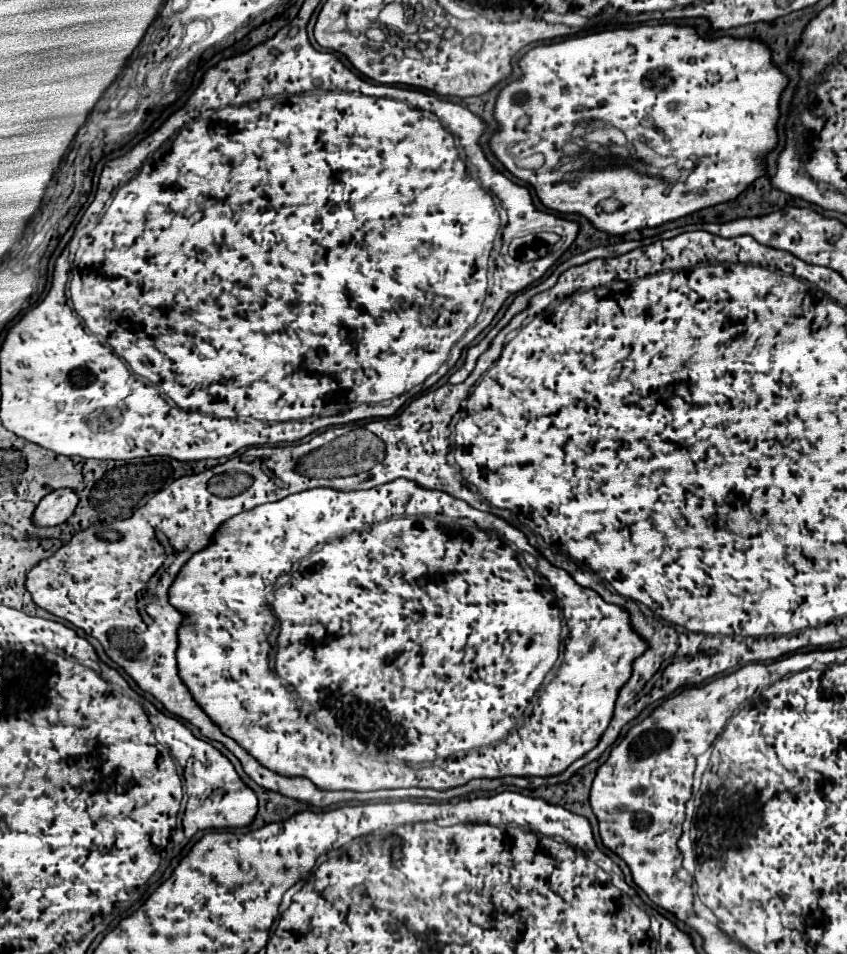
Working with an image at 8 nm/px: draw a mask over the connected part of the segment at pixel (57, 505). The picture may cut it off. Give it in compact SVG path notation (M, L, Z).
M58 489L46 495L32 513L32 521L38 527L56 527L72 517L78 505L78 497L70 489Z

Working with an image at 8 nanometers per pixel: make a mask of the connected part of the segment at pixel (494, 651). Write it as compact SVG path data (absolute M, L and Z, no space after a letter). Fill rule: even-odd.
M396 479L396 481L384 483L384 485L378 485L378 487L372 487L372 489L362 489L362 491L336 491L336 489L330 489L330 487L316 487L316 489L300 491L300 493L296 493L296 495L288 495L288 497L282 499L282 501L266 503L266 505L260 505L260 507L256 507L256 509L244 511L244 513L240 513L240 515L228 519L224 525L220 525L220 529L214 533L210 545L204 547L200 553L194 553L194 555L186 561L186 565L180 569L180 573L176 575L176 579L172 581L172 585L170 585L170 589L168 589L168 601L170 601L170 605L176 607L176 609L184 615L184 621L182 621L182 625L180 625L180 629L178 629L178 649L176 649L176 661L178 661L178 673L180 673L180 679L184 681L184 685L188 685L188 691L192 693L192 699L198 701L198 705L208 713L208 717L210 717L210 719L212 719L212 721L214 721L214 723L228 735L228 737L236 739L236 743L238 743L242 749L246 749L248 753L252 753L252 757L258 757L258 761L260 761L266 769L270 769L270 771L274 771L274 773L278 773L278 775L284 775L284 777L306 777L306 779L310 779L318 789L324 789L324 791L344 791L344 789L346 789L346 791L376 791L376 789L396 789L396 787L428 787L428 789L436 789L436 791L448 791L448 789L466 785L466 783L472 781L472 779L500 779L500 777L508 777L508 775L514 775L514 777L550 777L550 775L560 775L564 769L568 769L568 765L572 765L576 759L584 757L592 747L598 745L602 733L606 731L608 723L612 721L612 713L614 713L614 705L616 705L618 691L622 689L622 685L624 685L624 683L628 681L628 677L632 675L632 663L634 663L636 657L640 657L640 655L648 649L648 643L646 643L646 641L632 629L630 613L628 613L626 609L622 609L622 607L618 607L618 605L612 605L612 603L604 603L604 599L602 599L596 591L578 585L578 583L576 583L564 569L560 569L560 567L555 567L550 564L541 555L538 564L538 571L540 571L540 573L536 573L536 571L524 561L524 557L522 557L520 553L516 553L510 545L506 545L504 541L500 541L500 537L506 539L506 541L510 541L510 543L514 543L514 547L516 547L518 551L522 551L522 553L527 552L538 555L537 550L528 543L526 535L524 535L520 529L516 529L514 525L510 525L508 521L500 519L498 515L494 515L494 513L486 513L486 511L478 511L478 509L470 507L466 501L460 501L460 499L456 499L456 497L450 497L448 493L438 491L438 489L424 489L424 487L420 487L420 485L416 485L414 481L408 481L408 479ZM418 513L446 513L446 515L450 515L450 517L440 517L440 519L436 519L436 517L416 517ZM304 557L308 557L306 563L298 563L298 565L296 565L296 573L290 573L290 575L288 575L288 577L290 577L288 583L284 583L284 585L280 585L280 587L274 589L274 599L272 599L272 609L270 609L268 603L266 603L266 599L264 599L264 595L268 595L268 593L272 591L272 585L274 585L274 581L276 581L280 575L288 573L288 571L292 569L292 565L294 565L296 561L304 559ZM540 575L544 575L544 577L550 581L550 585L552 585L556 597L558 597L560 601L564 601L564 617L566 617L566 621L568 621L568 625L570 625L570 637L564 640L565 648L563 654L566 655L563 660L564 665L560 667L556 678L553 683L548 685L548 687L542 687L542 681L544 681L546 673L554 667L554 663L556 663L556 659L558 659L558 641L560 641L562 623L560 623L560 603L556 601L556 597L552 597L552 589L548 589L548 581L544 581L544 577L540 577ZM276 619L280 621L280 629L278 629L278 639L276 639L274 671L270 671L270 647L268 647L268 643L266 643L266 633L272 631L272 627L276 625ZM534 637L544 637L544 639L538 641L540 645L536 645L536 643L534 643Z

